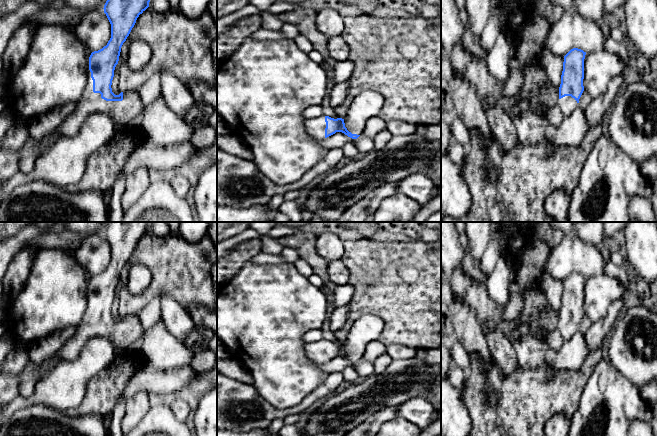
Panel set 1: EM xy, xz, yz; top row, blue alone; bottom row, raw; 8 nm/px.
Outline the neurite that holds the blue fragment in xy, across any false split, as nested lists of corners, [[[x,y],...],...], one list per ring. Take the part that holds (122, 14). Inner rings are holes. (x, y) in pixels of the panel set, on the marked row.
[[[107,0],[104,13],[111,24],[111,38],[107,45],[91,53],[89,57],[88,83],[76,103],[75,111],[54,132],[60,137],[72,137],[78,134],[85,118],[94,112],[106,112],[113,119],[116,126],[127,127],[129,122],[137,117],[145,108],[145,104],[137,90],[121,92],[115,95],[112,92],[114,70],[119,61],[121,47],[134,27],[137,18],[149,7],[150,0]]]

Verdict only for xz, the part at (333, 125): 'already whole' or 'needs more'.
needs more

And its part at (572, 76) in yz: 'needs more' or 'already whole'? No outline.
needs more

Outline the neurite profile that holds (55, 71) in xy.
[[[41,24],[35,30],[30,50],[11,81],[10,108],[21,119],[31,120],[67,103],[77,103],[88,83],[87,47],[67,28]]]

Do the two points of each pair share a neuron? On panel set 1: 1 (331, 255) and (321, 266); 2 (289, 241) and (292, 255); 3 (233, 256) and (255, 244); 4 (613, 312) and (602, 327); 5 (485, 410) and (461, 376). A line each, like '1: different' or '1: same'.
1: different
2: different
3: same
4: same
5: different

